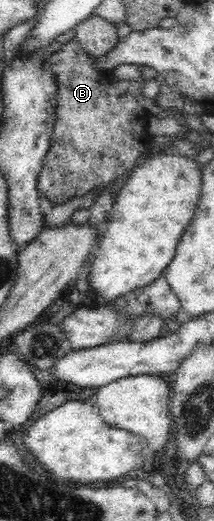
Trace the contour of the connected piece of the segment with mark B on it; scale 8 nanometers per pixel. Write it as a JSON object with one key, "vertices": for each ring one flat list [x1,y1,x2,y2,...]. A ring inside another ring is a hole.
{"vertices":[[75,39,53,54,53,63,49,69,56,76,56,123,43,168,38,174,37,189,52,204,63,204,71,198,86,195,97,186,110,186,88,209,88,223,103,229,118,190,127,182,127,176,136,166,137,158,145,159,146,154,155,153,150,147,153,140,146,130,149,113,137,101,139,88,133,84,129,86,129,81,119,80,115,80,115,86,111,86,111,78,105,80,105,76,97,72,93,58,80,48],[123,96,125,112,113,114,123,108]]}

